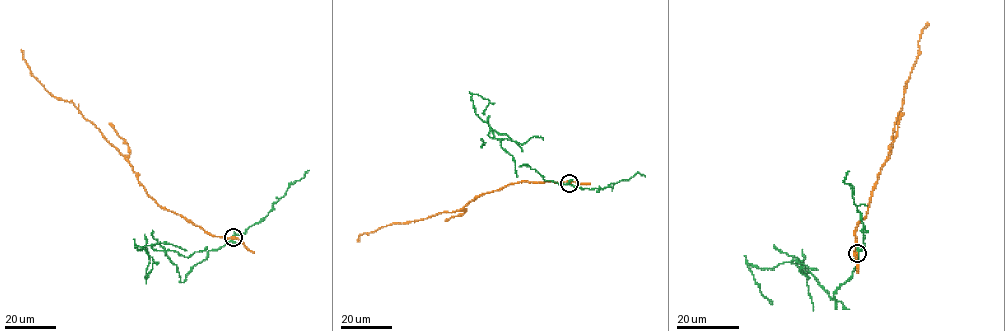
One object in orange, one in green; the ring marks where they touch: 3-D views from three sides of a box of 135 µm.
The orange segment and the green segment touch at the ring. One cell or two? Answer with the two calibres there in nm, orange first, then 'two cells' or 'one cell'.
700 nm thick on the orange side, 260 nm on the other; two cells

